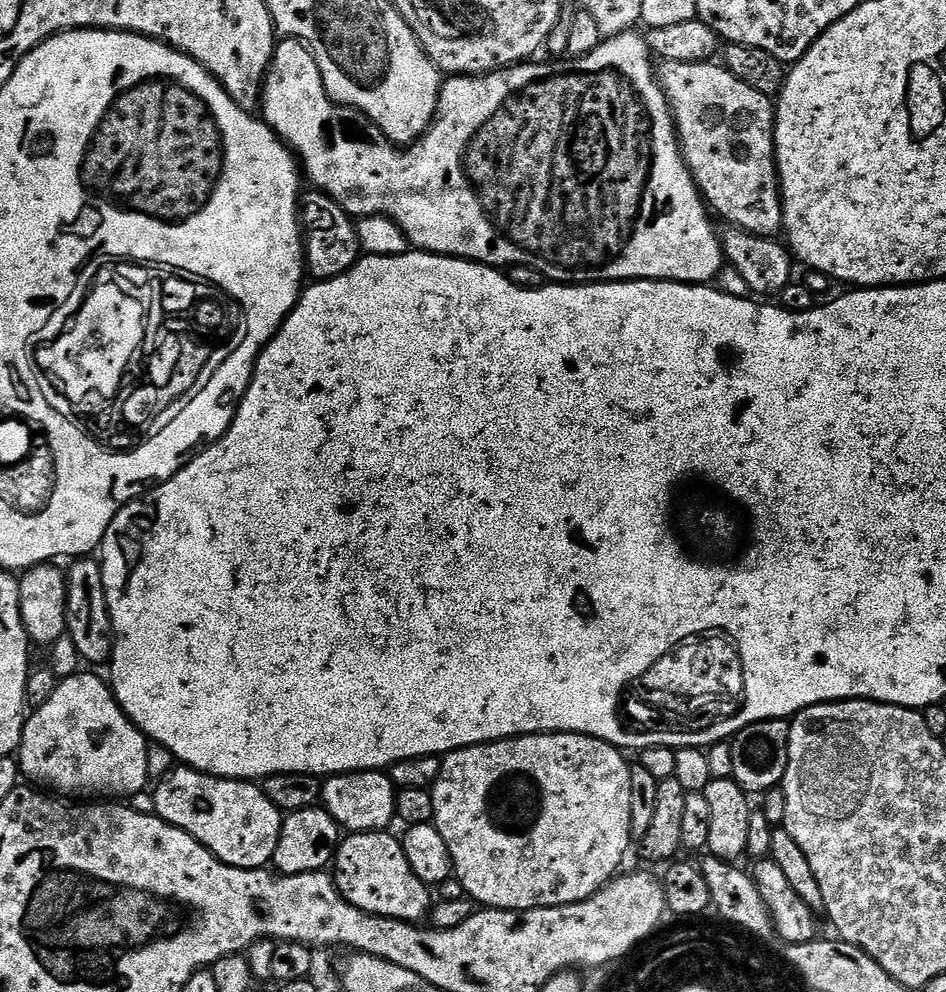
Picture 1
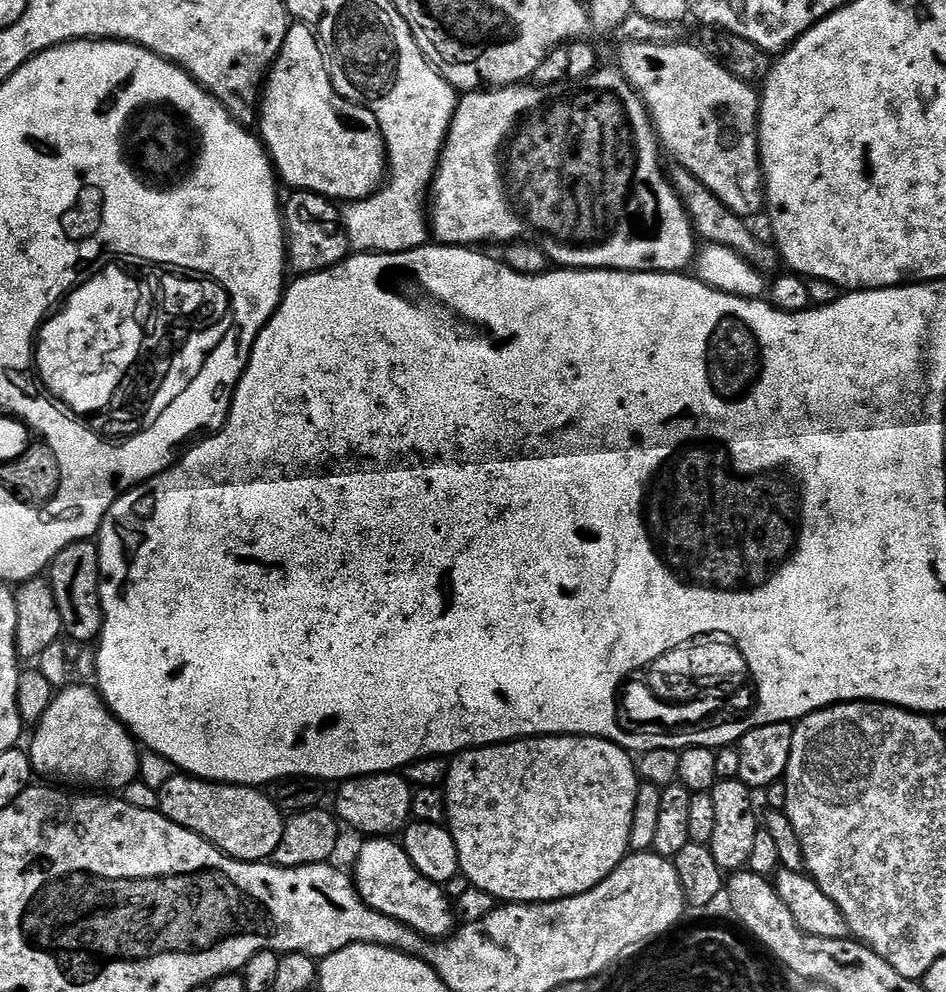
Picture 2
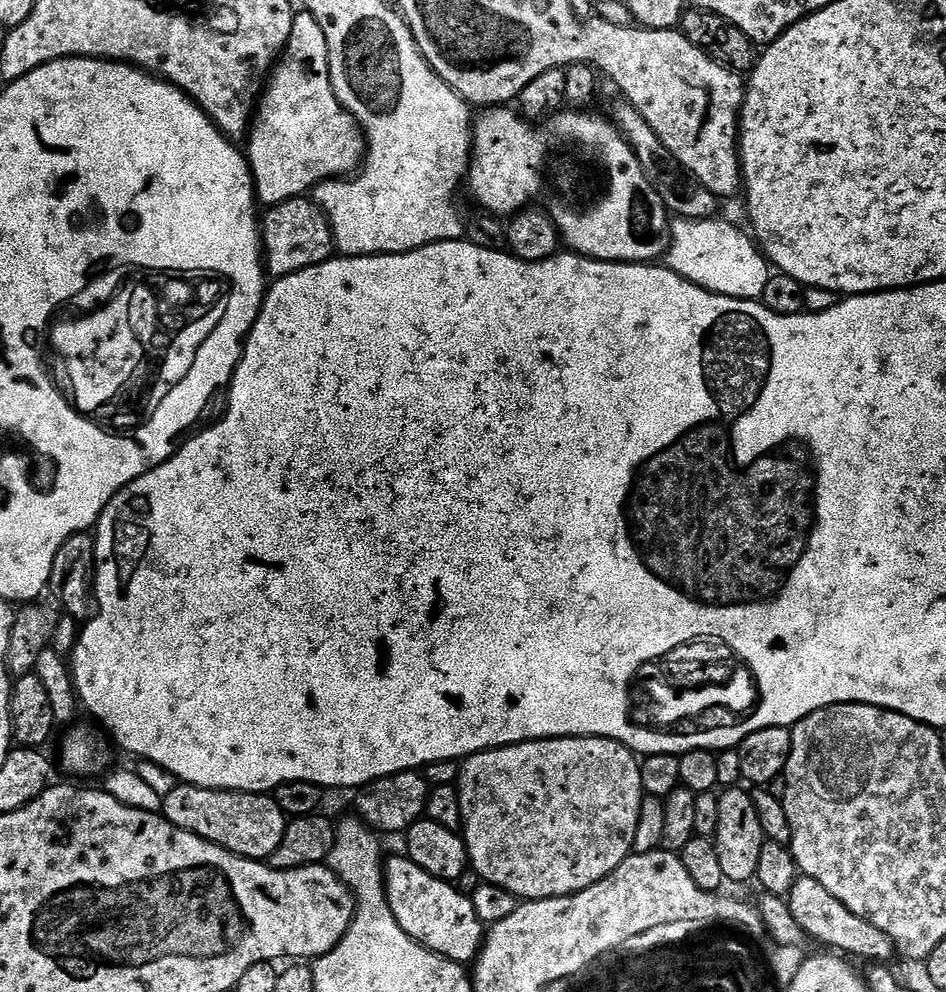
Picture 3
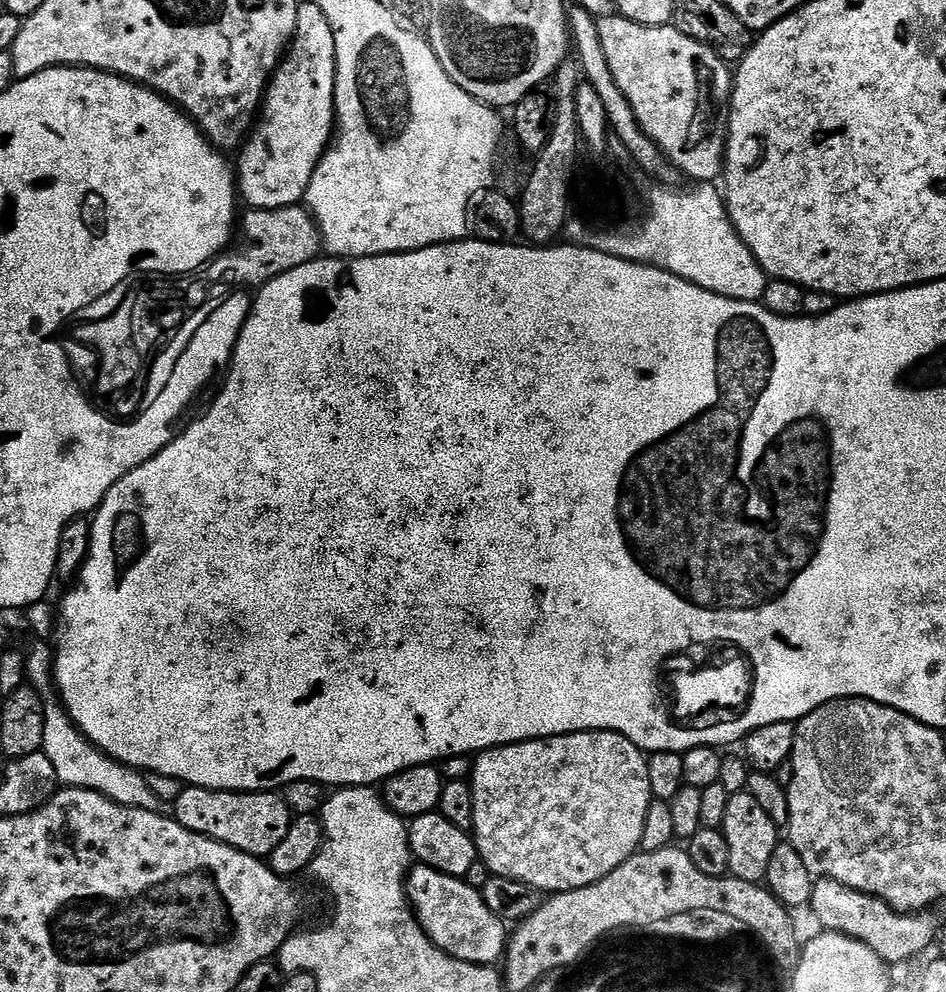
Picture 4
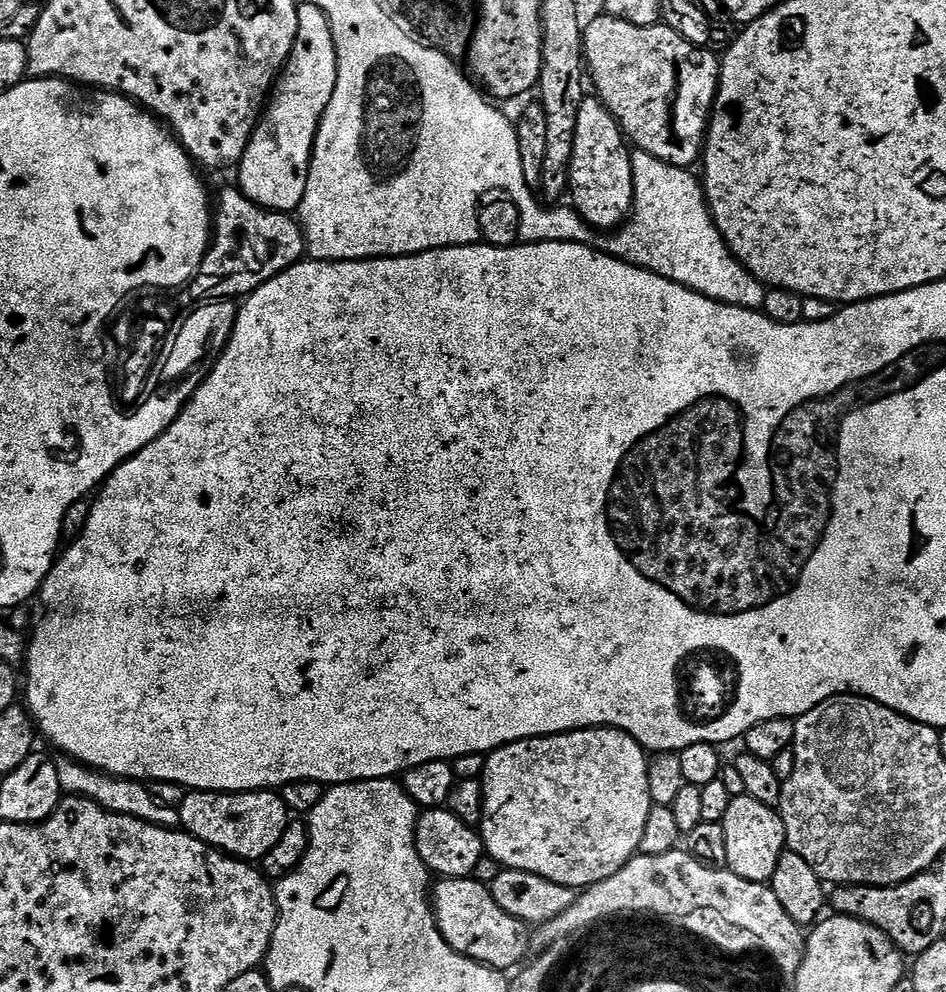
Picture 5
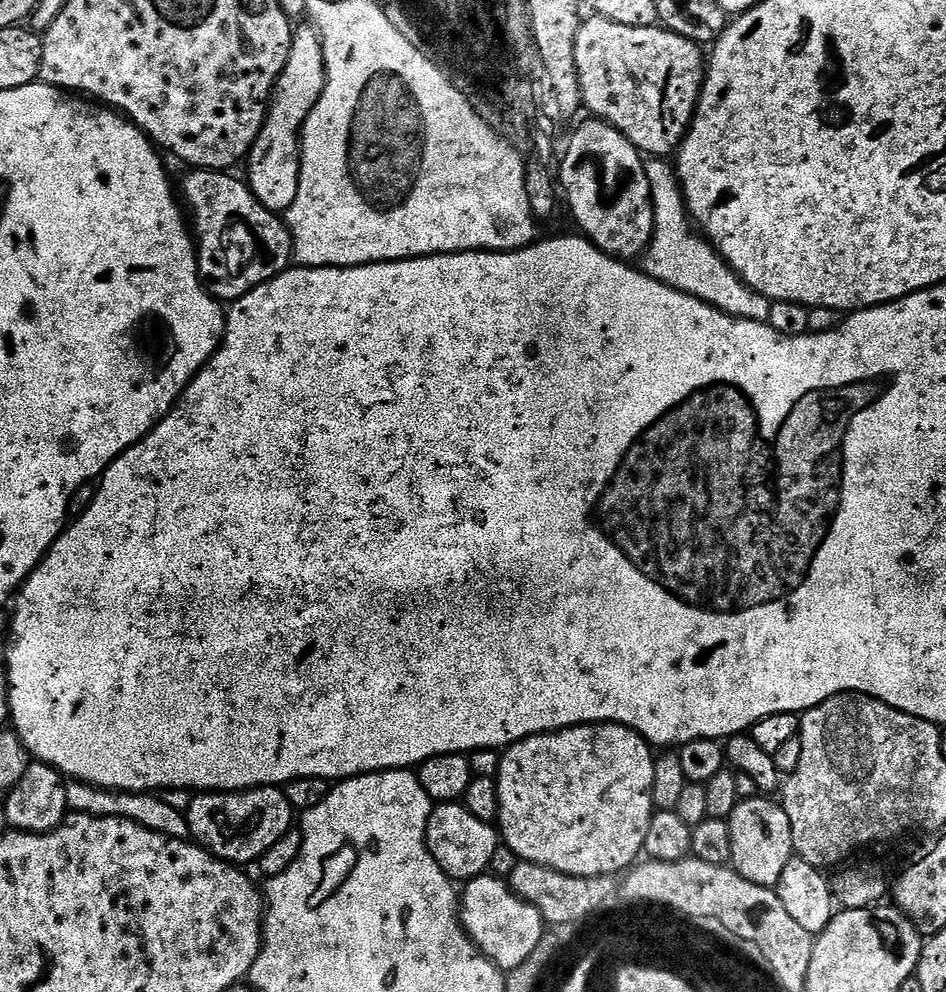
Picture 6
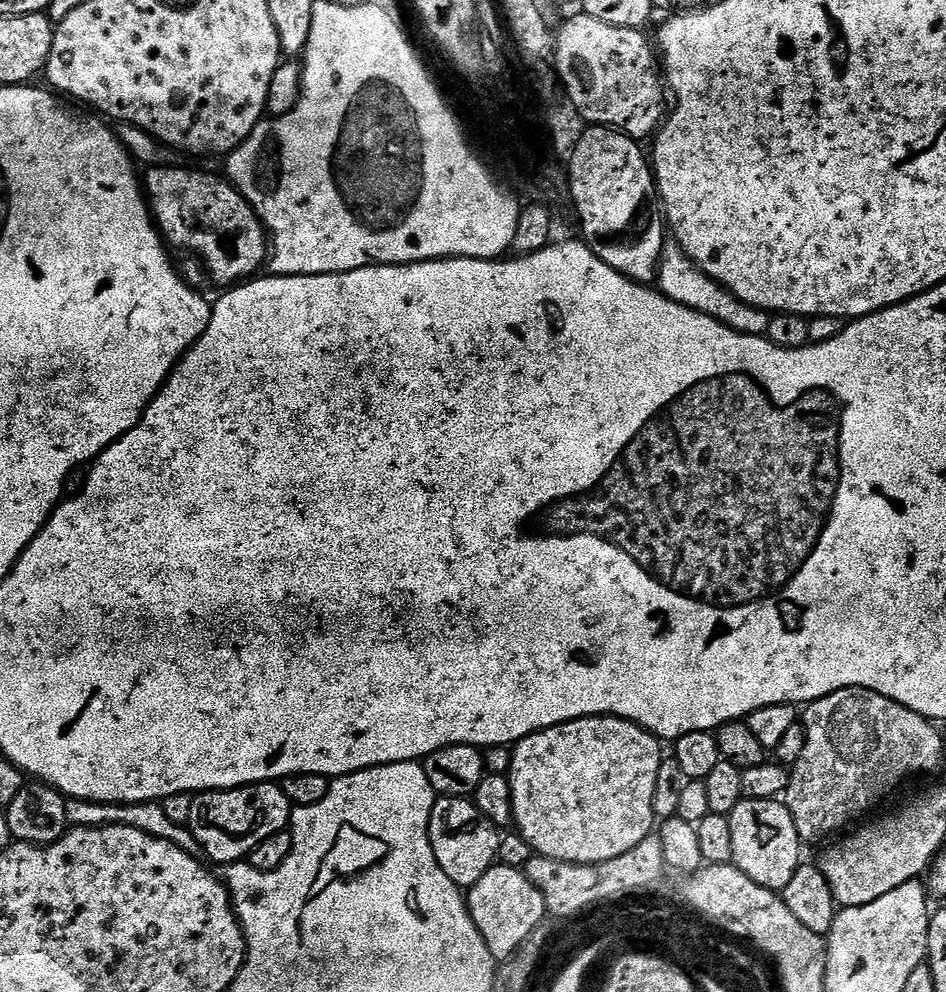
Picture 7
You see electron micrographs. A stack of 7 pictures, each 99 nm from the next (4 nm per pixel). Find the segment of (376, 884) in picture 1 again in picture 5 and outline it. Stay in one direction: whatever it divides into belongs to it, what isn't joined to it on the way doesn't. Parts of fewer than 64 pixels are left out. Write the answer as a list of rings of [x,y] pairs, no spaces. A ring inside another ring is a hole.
[[[440,878],[435,881],[434,887],[431,889],[430,899],[432,910],[436,914],[436,925],[442,938],[446,938],[448,945],[458,954],[471,960],[477,960],[480,964],[484,964],[488,968],[495,968],[496,971],[502,973],[507,973],[508,968],[515,969],[525,963],[526,957],[529,955],[527,952],[530,952],[529,925],[523,924],[521,920],[512,917],[511,914],[506,914],[506,910],[500,909],[498,902],[494,902],[494,894],[489,885],[479,884],[471,878]]]

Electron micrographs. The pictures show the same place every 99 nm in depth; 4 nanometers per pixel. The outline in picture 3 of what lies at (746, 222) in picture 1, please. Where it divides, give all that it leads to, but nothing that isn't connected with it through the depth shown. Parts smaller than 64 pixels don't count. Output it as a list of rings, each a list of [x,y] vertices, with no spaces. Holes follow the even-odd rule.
[[[596,18],[581,30],[580,44],[586,45],[588,61],[620,87],[619,95],[637,108],[638,114],[649,123],[677,165],[689,176],[718,198],[741,191],[740,109],[744,107],[746,84],[737,73],[711,60],[679,30],[610,26],[605,20]]]

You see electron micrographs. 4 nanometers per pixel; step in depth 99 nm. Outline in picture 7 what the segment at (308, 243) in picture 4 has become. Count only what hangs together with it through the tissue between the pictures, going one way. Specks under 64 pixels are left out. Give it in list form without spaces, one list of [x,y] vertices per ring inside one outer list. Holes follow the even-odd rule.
[[[149,167],[145,171],[148,173],[142,176],[150,215],[160,235],[173,249],[185,248],[199,260],[216,284],[235,286],[255,277],[270,259],[270,237],[260,221],[259,211],[223,175],[211,176],[192,168],[164,167]]]

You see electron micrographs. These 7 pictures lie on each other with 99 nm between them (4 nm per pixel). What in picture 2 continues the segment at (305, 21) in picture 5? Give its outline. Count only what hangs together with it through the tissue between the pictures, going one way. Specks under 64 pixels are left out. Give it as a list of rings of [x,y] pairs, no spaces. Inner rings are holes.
[[[303,22],[293,23],[289,27],[286,38],[282,42],[282,50],[279,56],[276,57],[276,61],[272,64],[272,71],[268,73],[267,81],[262,89],[262,99],[258,105],[259,128],[260,132],[258,131],[258,136],[264,147],[268,149],[268,154],[272,158],[272,167],[276,169],[277,177],[283,183],[285,180],[289,184],[289,189],[302,192],[317,192],[318,194],[327,196],[333,202],[355,202],[358,200],[367,200],[368,197],[373,196],[385,183],[388,171],[388,150],[384,147],[384,135],[378,126],[378,118],[374,118],[374,114],[370,114],[370,110],[366,110],[366,106],[358,106],[354,102],[342,98],[334,90],[332,79],[328,73],[328,61],[324,59],[324,51],[320,48],[320,37]]]

